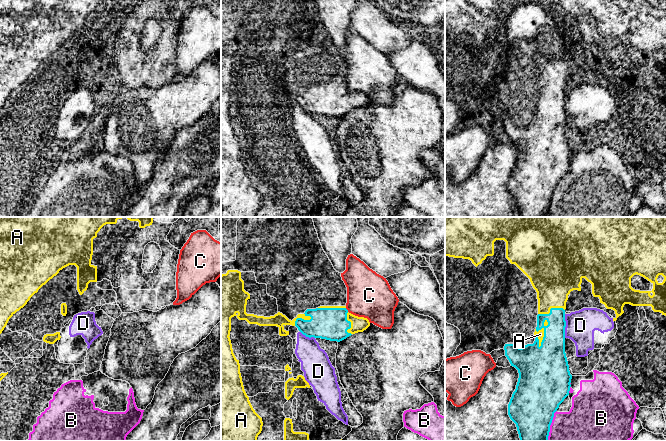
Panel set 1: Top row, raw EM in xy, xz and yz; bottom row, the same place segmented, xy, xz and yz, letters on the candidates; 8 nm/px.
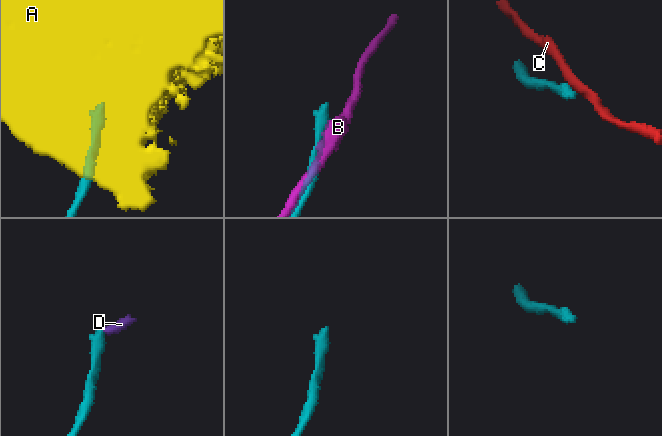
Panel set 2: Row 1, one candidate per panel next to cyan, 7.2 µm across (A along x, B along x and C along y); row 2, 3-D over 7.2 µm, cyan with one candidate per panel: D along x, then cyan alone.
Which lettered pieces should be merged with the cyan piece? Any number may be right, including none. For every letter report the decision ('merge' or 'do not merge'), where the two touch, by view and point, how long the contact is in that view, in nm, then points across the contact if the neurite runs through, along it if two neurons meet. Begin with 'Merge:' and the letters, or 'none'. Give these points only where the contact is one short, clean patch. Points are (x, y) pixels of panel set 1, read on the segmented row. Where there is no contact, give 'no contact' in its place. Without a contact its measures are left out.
Merge: none
A: do not merge; contact yz (544, 333); length 240 nm
B: do not merge; contact yz (550, 424); length 260 nm
C: do not merge; contact xz (347, 310); length 40 nm; border xz (345, 308), (348, 311)
D: do not merge; contact yz (565, 326); length 190 nm; border yz (564, 314), (565, 337)

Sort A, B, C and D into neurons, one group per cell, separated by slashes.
A / B / C / D

